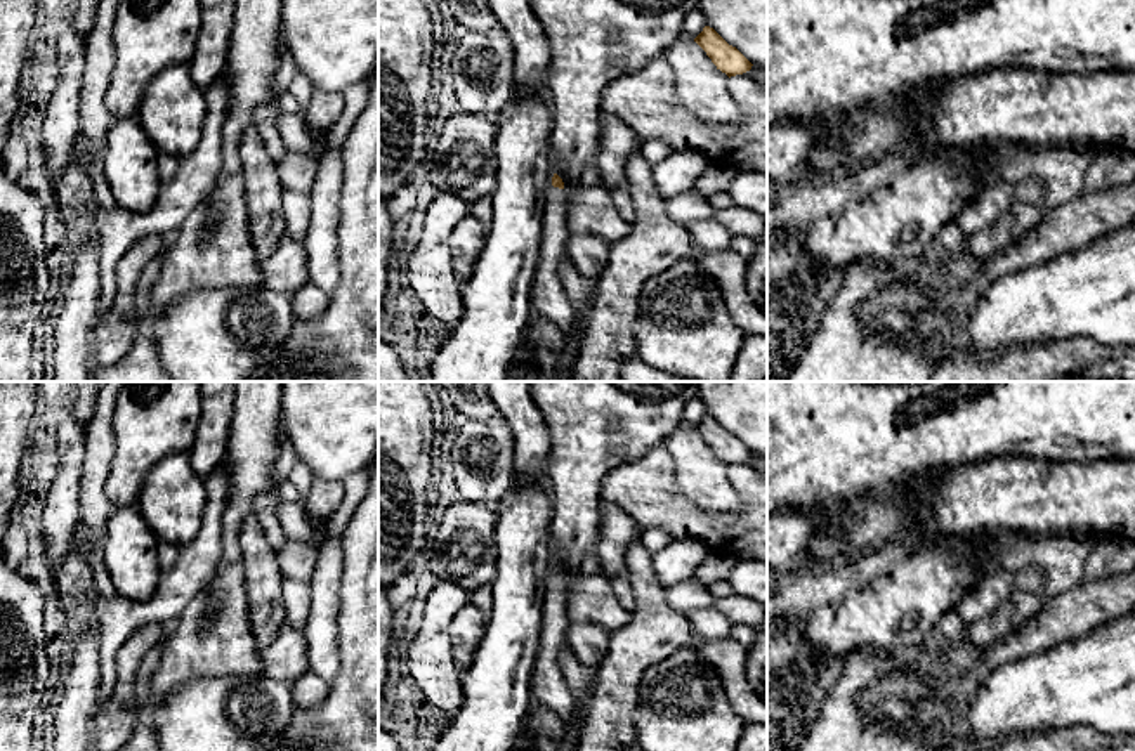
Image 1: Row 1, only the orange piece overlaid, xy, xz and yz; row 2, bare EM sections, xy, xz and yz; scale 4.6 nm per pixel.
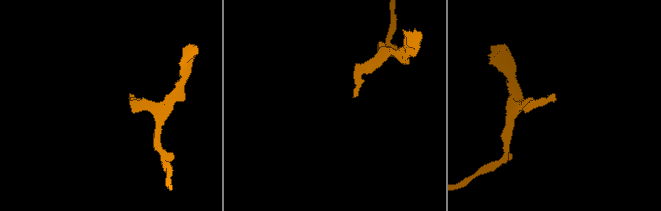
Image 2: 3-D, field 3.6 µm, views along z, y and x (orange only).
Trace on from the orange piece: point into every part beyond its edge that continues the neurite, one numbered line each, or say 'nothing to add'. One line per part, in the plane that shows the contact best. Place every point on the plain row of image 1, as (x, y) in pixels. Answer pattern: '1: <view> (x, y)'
1: xz (549, 687)

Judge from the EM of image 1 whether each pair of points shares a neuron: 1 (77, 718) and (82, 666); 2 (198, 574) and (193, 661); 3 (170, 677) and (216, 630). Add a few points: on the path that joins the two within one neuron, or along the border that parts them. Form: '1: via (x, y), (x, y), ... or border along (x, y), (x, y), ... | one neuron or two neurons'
1: via (77, 706), (82, 679) | one neuron
2: border along (212, 585), (207, 585), (169, 625) | two neurons
3: via (181, 665), (203, 642) | one neuron

